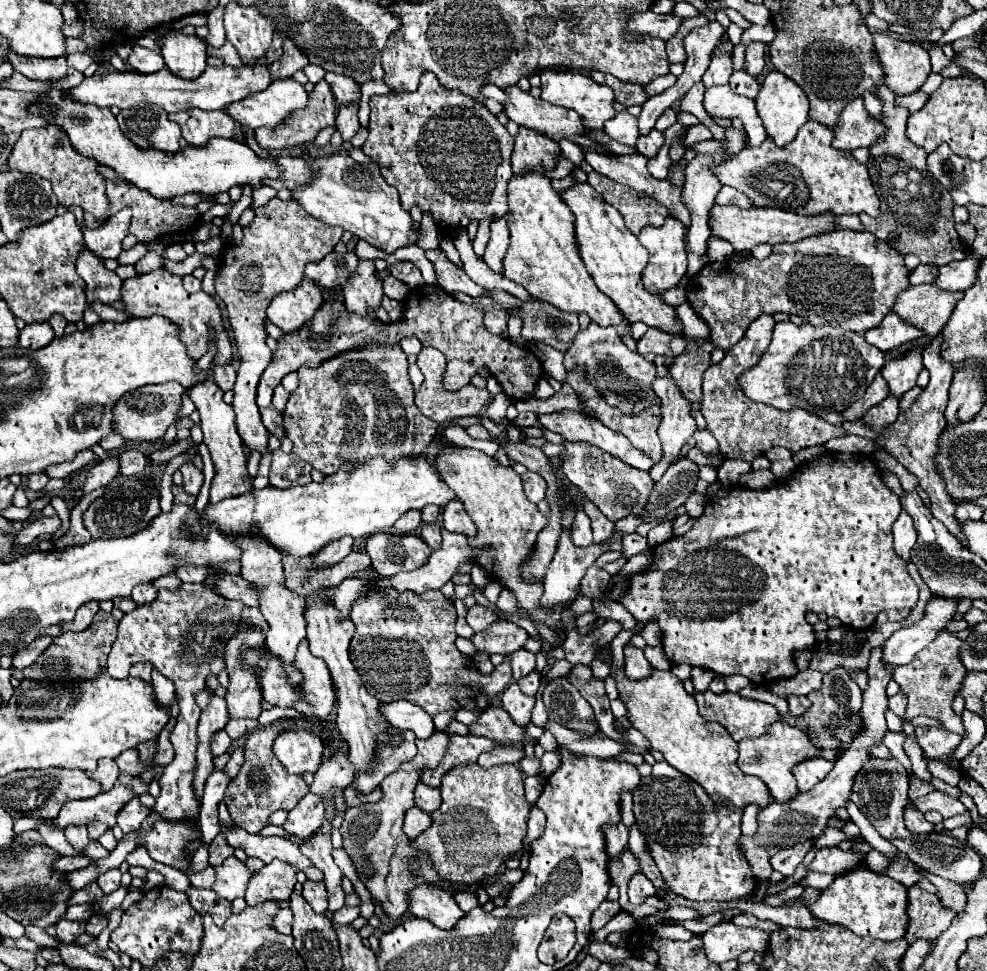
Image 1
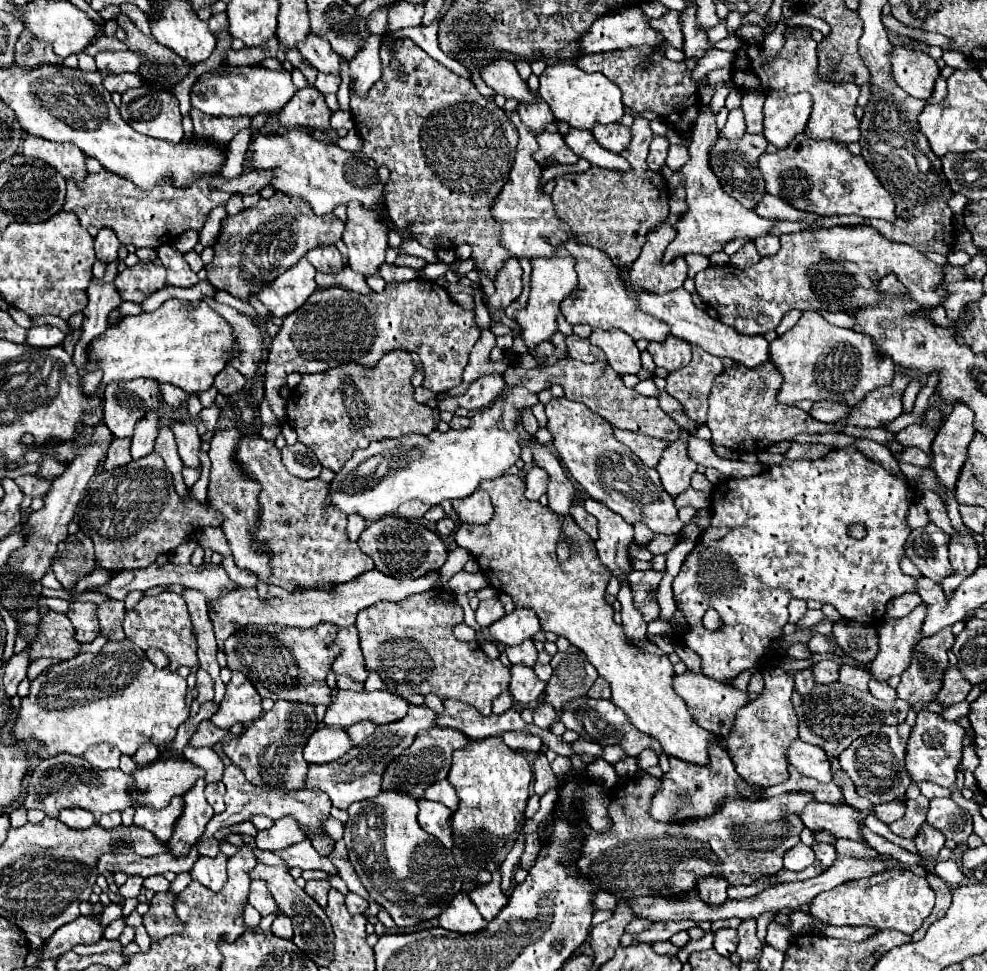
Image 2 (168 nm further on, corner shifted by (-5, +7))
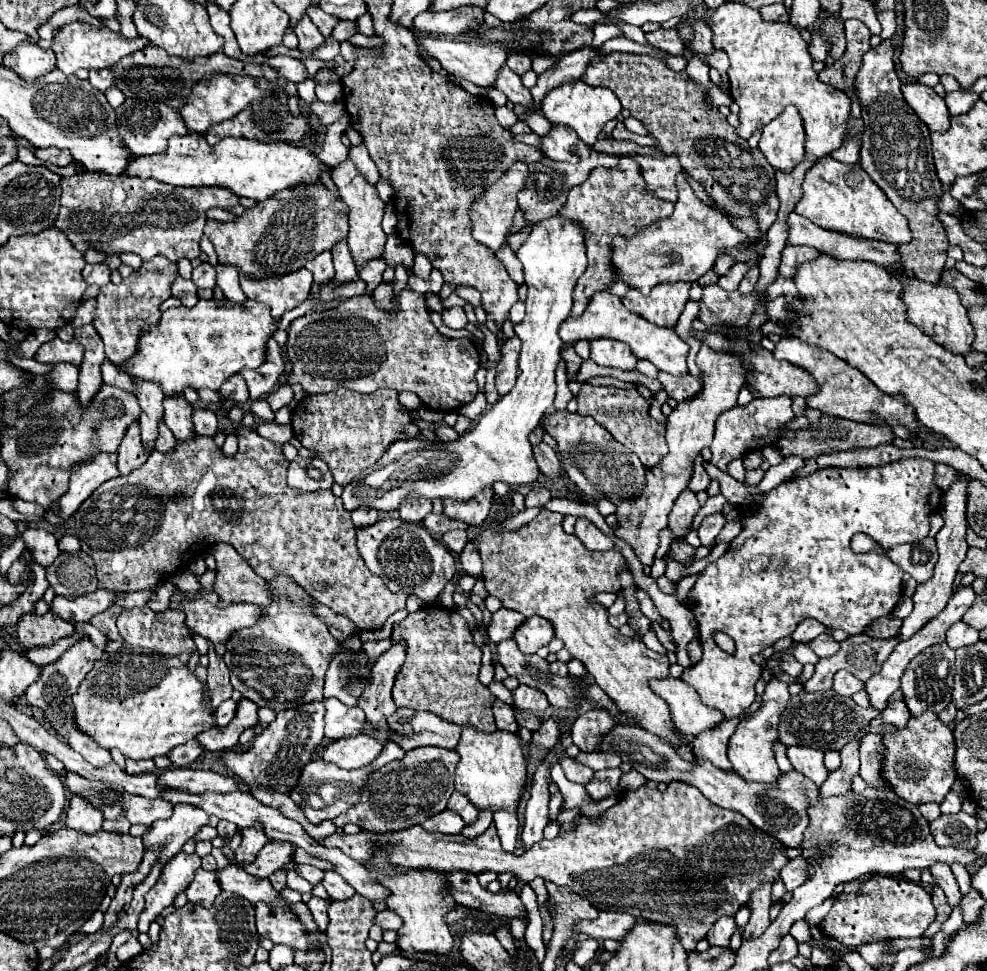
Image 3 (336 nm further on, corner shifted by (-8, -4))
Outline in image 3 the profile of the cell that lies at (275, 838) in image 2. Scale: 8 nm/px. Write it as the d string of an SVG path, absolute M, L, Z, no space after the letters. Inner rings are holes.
M272 840L272 842L268 842L268 844L260 850L256 862L244 866L244 870L248 870L252 876L268 878L268 876L272 876L276 870L280 870L280 868L284 868L286 864L290 864L292 858L294 858L294 852L296 852L296 844Z

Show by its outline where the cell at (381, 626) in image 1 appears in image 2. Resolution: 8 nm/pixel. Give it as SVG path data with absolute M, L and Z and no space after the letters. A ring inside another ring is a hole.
M429 589L419 595L411 595L409 599L403 599L399 603L375 603L369 609L363 609L361 615L357 615L357 629L361 637L361 651L367 669L379 673L379 677L385 681L385 685L399 693L401 697L409 695L427 695L433 693L439 699L459 699L471 707L475 707L481 715L491 715L491 701L499 697L501 691L507 689L507 679L511 677L511 671L499 661L487 657L479 643L469 641L463 643L455 639L453 627L463 621L463 607L457 605L449 591L443 589Z

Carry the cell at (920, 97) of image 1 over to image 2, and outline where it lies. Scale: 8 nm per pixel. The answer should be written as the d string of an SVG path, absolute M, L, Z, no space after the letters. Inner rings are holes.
M939 77L937 83L935 83L935 91L933 91L933 97L929 99L929 103L941 103L947 95L947 79Z

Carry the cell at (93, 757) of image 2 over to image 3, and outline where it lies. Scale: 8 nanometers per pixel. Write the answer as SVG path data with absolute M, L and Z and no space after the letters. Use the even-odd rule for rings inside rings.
M82 636L70 650L66 650L56 662L52 664L46 664L40 668L40 676L34 684L28 686L26 690L26 702L30 706L38 706L44 710L44 716L48 720L48 724L76 750L80 752L92 766L96 768L102 768L106 764L112 764L112 756L108 750L96 746L96 742L92 742L92 738L88 738L86 734L80 734L76 730L76 726L72 726L72 700L70 696L78 690L78 684L82 682L82 678L92 670L94 662L98 658L102 658L102 648L98 648L88 636Z

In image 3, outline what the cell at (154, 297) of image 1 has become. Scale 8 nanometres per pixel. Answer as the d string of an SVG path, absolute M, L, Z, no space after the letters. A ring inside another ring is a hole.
M270 338L268 344L266 344L266 360L264 360L264 364L260 368L243 368L240 371L240 376L250 386L248 388L250 398L258 400L260 396L268 394L276 386L282 370L284 370L284 360L282 360L282 354L280 354L280 346L278 346L278 342L274 338Z

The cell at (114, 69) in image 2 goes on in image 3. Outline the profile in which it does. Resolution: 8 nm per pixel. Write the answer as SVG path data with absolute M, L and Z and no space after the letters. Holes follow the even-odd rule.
M104 68L104 70L90 70L90 78L92 86L96 86L100 92L106 92L108 88L114 86L116 78L112 74L112 68Z

